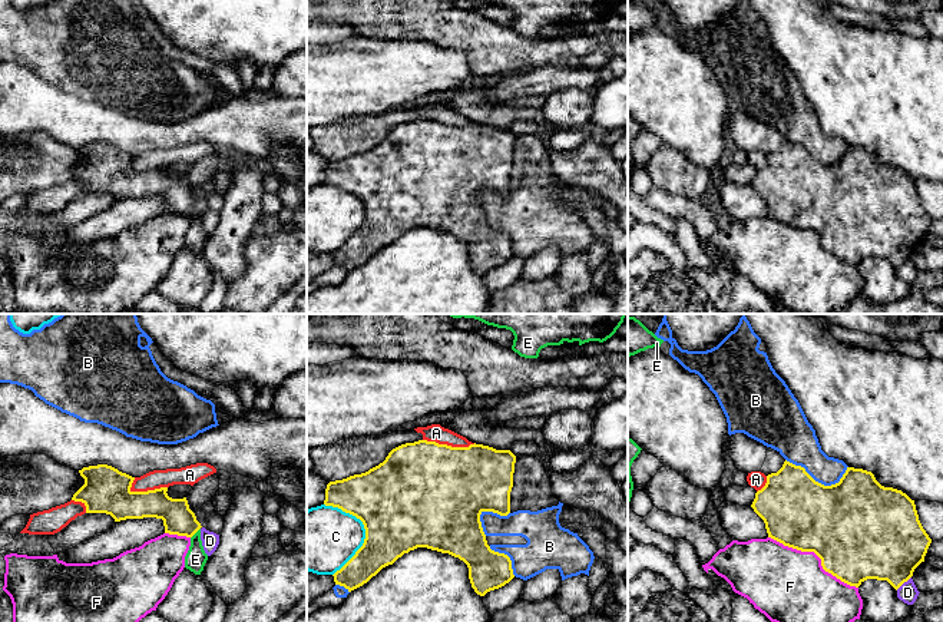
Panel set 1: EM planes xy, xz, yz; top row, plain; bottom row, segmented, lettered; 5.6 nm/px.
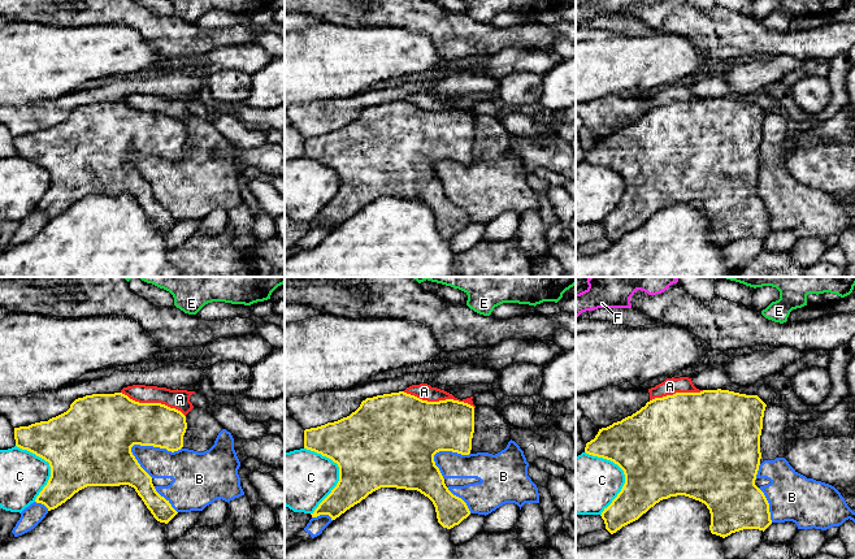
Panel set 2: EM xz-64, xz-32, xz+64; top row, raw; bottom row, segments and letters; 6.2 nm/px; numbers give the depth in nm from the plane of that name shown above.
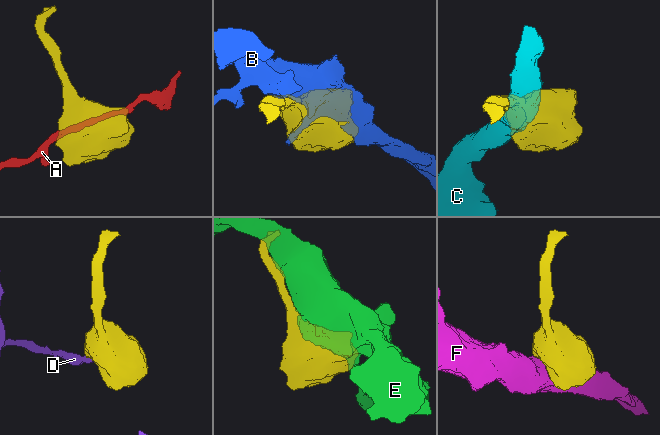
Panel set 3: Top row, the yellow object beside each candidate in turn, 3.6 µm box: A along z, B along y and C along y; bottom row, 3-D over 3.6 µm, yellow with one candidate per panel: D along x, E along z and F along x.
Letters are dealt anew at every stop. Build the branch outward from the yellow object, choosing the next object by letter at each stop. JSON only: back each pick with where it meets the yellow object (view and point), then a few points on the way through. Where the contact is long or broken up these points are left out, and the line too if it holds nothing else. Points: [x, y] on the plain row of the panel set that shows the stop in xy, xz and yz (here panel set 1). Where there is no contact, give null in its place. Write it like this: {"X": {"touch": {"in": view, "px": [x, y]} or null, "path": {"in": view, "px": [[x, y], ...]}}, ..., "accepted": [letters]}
{"accepted": []}

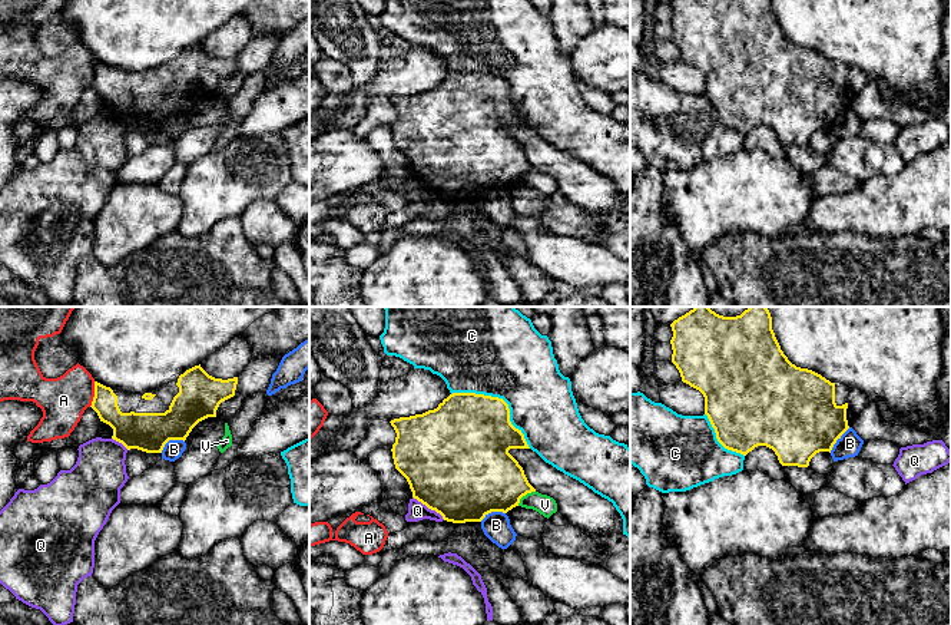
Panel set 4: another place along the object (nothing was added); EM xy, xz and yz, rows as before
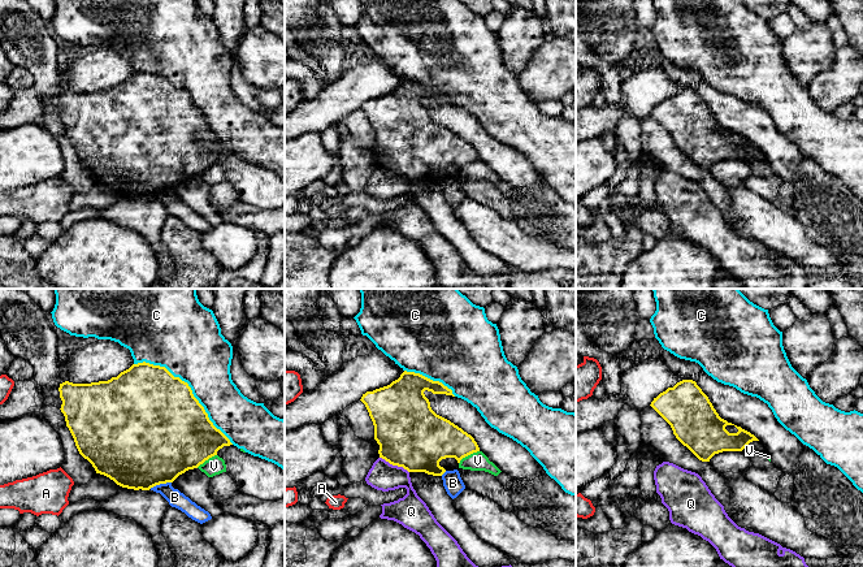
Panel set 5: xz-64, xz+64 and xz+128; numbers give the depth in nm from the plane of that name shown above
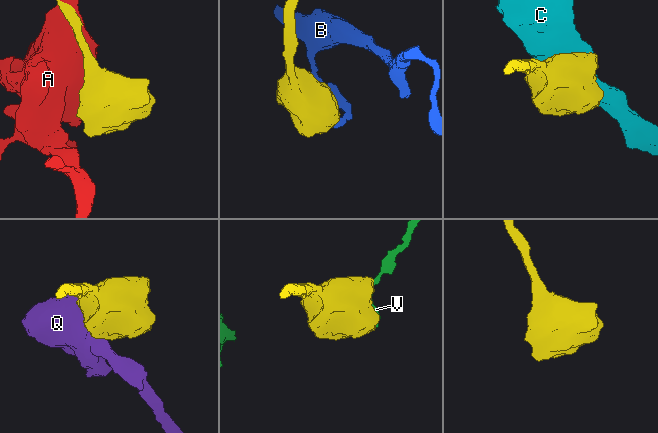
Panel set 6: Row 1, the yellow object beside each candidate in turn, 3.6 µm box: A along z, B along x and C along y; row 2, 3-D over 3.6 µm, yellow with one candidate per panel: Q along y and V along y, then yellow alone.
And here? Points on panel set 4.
{"accepted": []}

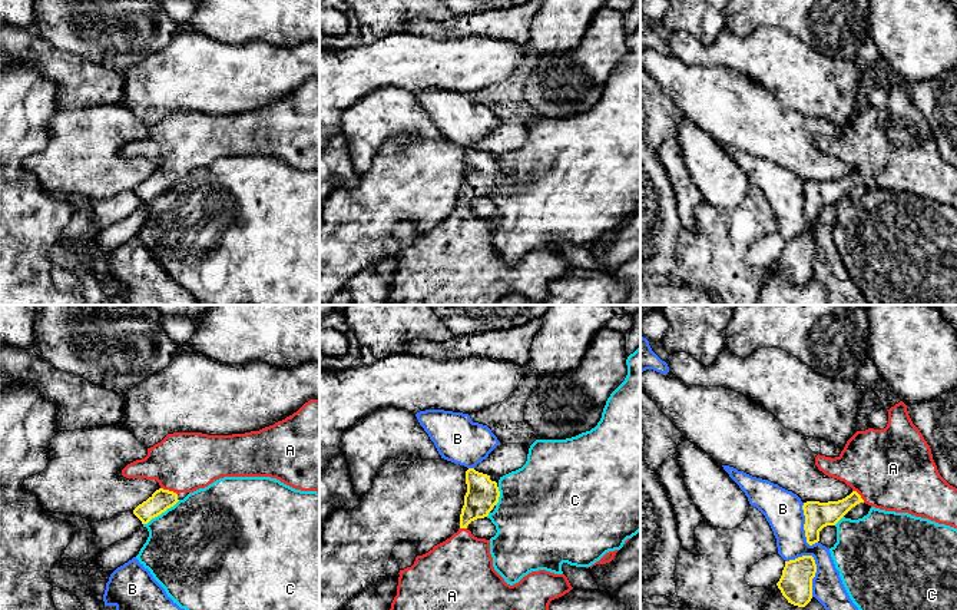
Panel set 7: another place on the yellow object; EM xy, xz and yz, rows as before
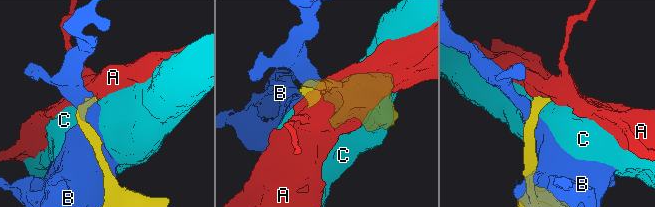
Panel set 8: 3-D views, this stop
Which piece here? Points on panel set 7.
{"A": {"touch": {"in": "xy", "px": [169, 171]}, "path": {"in": "xy", "px": [[161, 179], [169, 171], [174, 155], [182, 141]]}}, "accepted": ["A"]}

